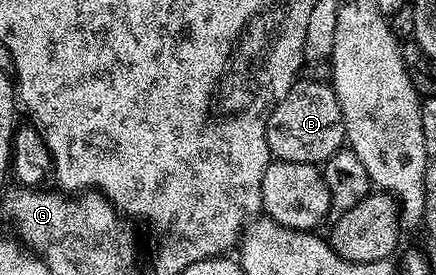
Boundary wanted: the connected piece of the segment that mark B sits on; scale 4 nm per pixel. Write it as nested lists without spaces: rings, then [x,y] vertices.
[[[301,78],[282,97],[282,101],[268,112],[266,133],[268,148],[273,160],[291,163],[315,163],[323,165],[334,152],[345,146],[344,122],[338,97],[329,84],[315,84]]]

